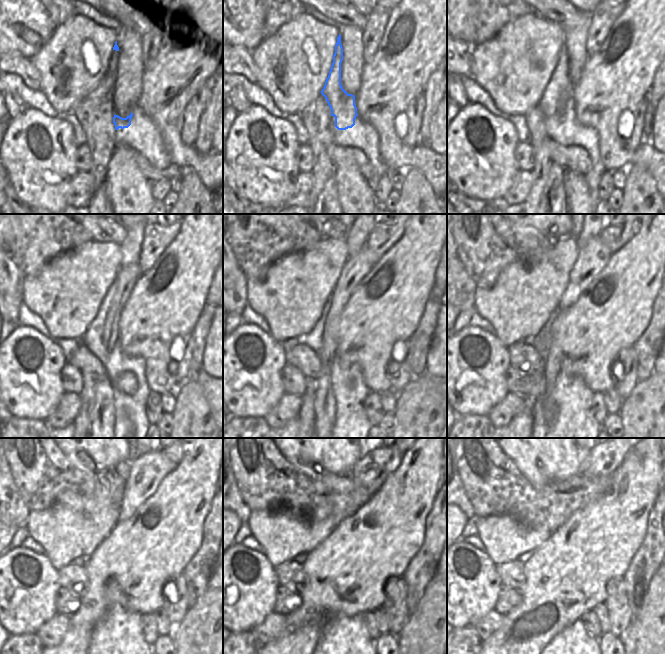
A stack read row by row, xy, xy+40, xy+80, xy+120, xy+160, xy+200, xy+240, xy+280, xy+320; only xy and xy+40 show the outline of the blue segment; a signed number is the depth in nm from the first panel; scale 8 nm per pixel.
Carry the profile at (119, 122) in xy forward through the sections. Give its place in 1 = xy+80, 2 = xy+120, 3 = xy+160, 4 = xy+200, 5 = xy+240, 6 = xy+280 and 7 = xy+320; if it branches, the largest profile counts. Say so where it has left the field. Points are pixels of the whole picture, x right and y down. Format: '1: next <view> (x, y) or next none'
1: next xy+80 (558, 95)
2: next xy+120 (105, 327)
3: next xy+160 (323, 339)
4: next xy+200 (593, 256)
5: next xy+240 (146, 472)
6: next xy+280 (371, 470)
7: next xy+320 (604, 458)

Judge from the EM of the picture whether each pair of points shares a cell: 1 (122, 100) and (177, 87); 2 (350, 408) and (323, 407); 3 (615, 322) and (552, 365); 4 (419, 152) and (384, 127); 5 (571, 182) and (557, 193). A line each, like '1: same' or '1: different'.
1: different
2: different
3: different
4: same
5: different

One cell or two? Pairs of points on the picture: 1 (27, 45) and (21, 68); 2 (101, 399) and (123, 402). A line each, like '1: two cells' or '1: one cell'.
1: two cells
2: two cells

